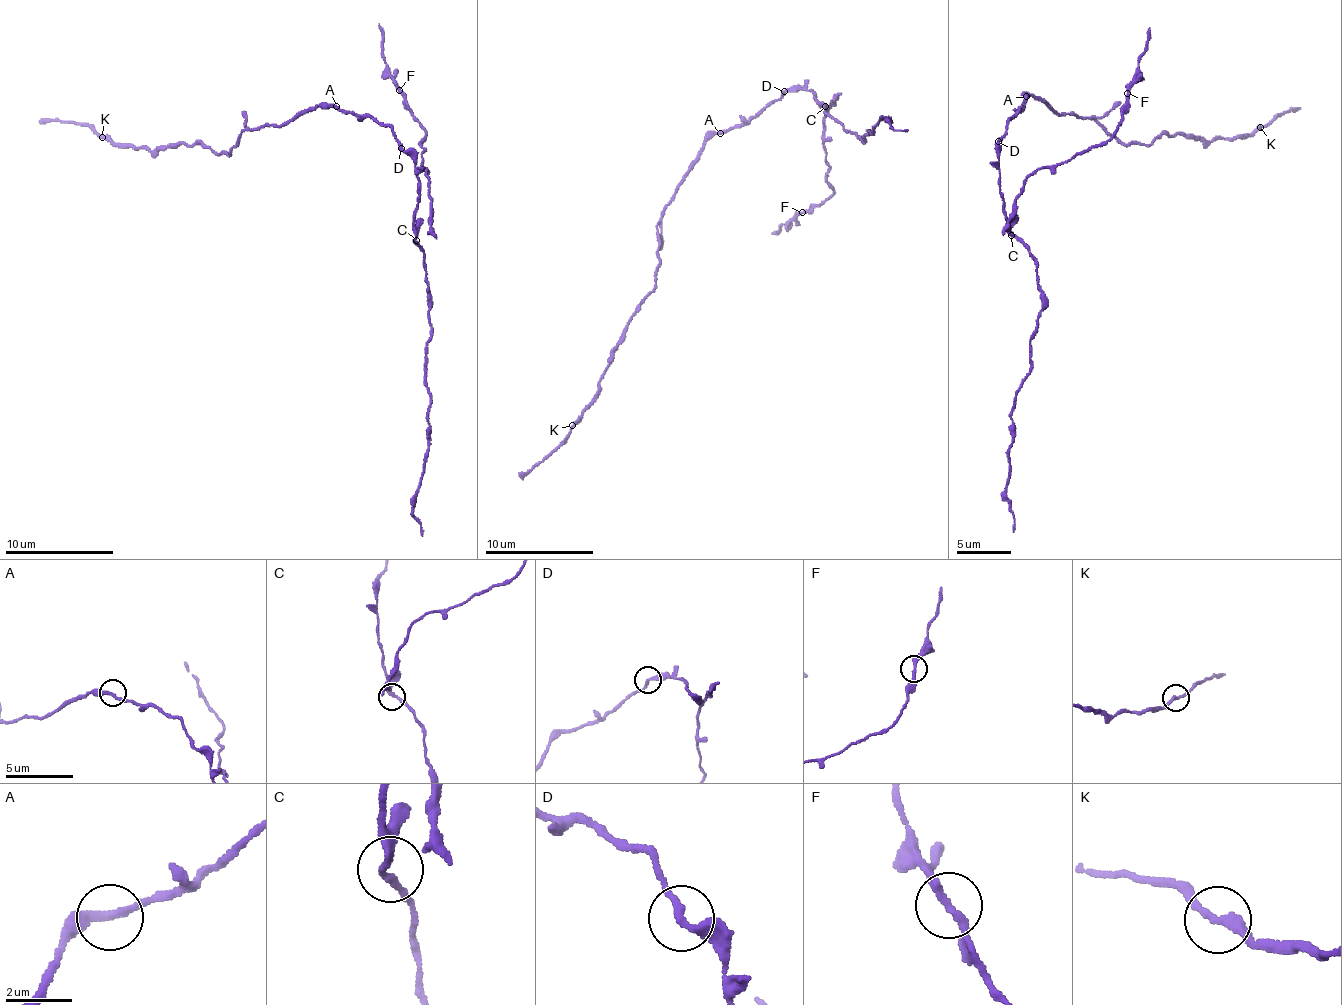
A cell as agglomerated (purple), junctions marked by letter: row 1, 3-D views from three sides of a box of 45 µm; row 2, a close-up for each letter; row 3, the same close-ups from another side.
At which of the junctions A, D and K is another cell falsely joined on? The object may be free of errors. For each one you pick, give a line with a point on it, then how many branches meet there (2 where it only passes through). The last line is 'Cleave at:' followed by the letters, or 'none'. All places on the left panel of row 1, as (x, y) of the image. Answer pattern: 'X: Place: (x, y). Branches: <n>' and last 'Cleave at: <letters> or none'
Cleave at: none

